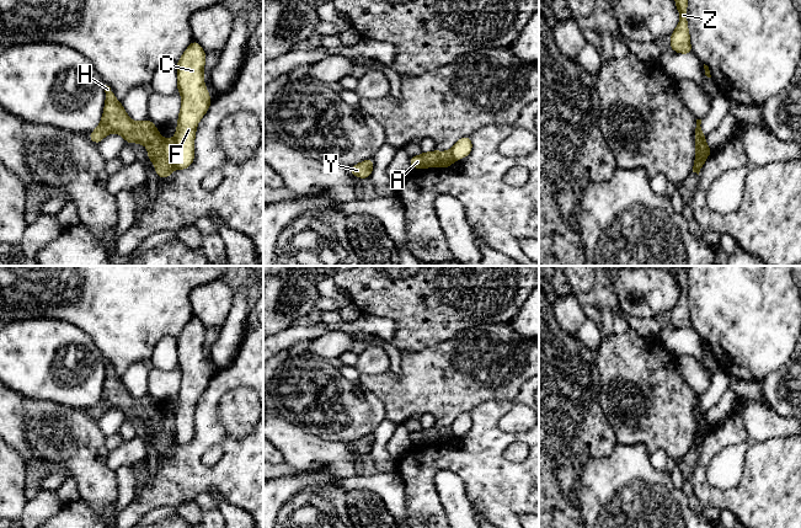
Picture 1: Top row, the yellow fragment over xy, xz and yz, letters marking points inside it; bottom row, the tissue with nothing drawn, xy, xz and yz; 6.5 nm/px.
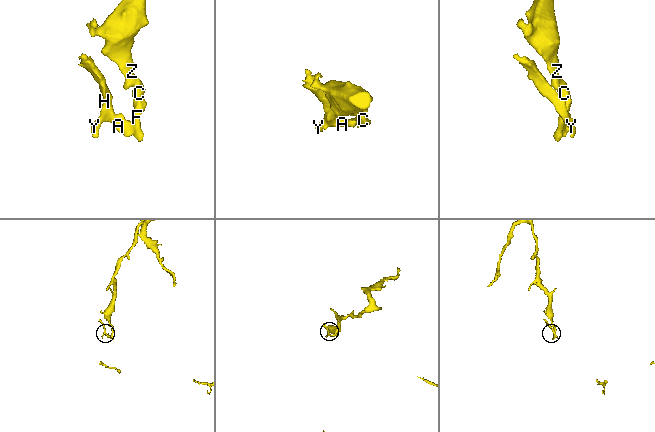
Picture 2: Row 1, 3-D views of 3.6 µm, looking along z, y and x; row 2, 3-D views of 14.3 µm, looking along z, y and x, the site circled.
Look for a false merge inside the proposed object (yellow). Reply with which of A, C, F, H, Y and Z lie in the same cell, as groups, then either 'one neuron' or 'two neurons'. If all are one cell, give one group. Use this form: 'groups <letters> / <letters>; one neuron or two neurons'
groups A H Y / C F Z; two neurons

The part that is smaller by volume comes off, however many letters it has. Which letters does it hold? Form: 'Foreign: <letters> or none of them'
Foreign: A, H, Y

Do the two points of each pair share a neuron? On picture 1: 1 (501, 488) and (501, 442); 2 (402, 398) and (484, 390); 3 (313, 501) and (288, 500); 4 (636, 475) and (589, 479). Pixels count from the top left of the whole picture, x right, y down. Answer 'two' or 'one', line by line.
1: one
2: one
3: one
4: one

